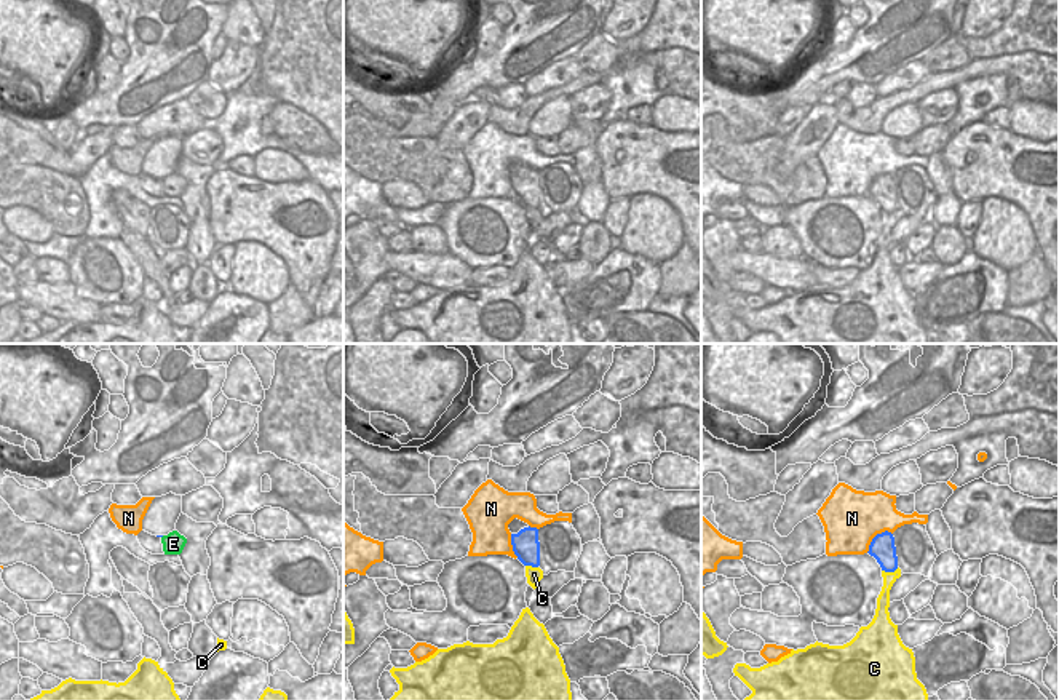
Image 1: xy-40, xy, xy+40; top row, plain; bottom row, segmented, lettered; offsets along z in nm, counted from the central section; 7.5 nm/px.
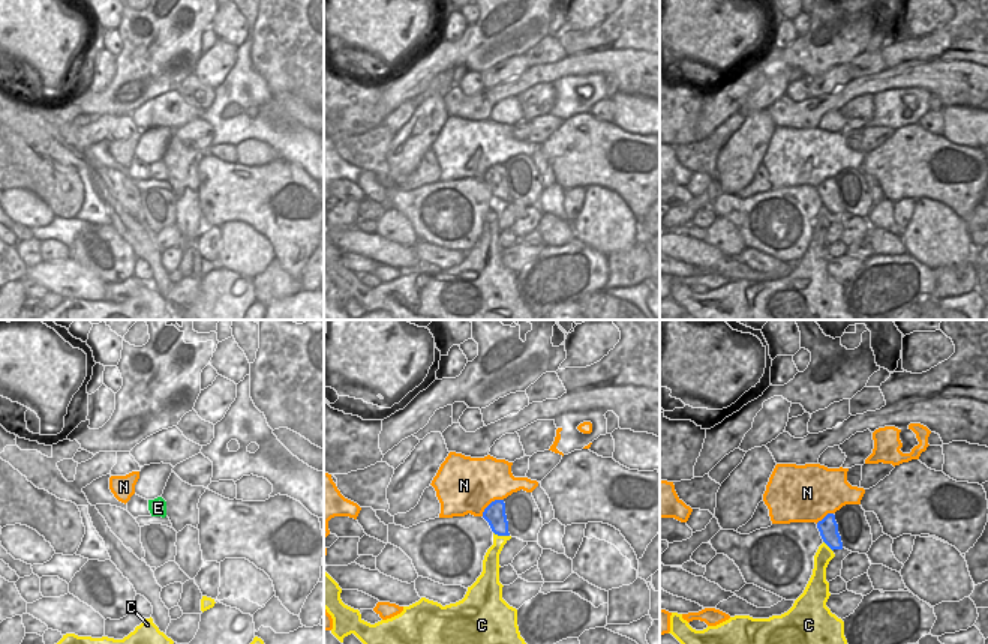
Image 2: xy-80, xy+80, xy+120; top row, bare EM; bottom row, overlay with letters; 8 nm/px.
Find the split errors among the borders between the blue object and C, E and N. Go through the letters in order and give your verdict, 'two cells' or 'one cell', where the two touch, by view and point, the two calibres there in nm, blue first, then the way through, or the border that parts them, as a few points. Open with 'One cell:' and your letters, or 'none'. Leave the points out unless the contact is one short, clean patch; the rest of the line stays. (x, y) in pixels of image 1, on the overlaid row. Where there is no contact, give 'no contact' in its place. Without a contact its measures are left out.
One cell: none
C: two cells; meets blue in xy+40 at (890, 571); 190 nm thick on the blue side, 100 nm on the other
E: two cells; no contact
N: two cells; meets blue in xy+40 at (876, 536); 190 nm thick on the blue side, 440 nm on the other; border along xy+40 (892, 532), (879, 532), (866, 552)

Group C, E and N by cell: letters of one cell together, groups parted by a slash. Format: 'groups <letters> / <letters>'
groups C / E / N

